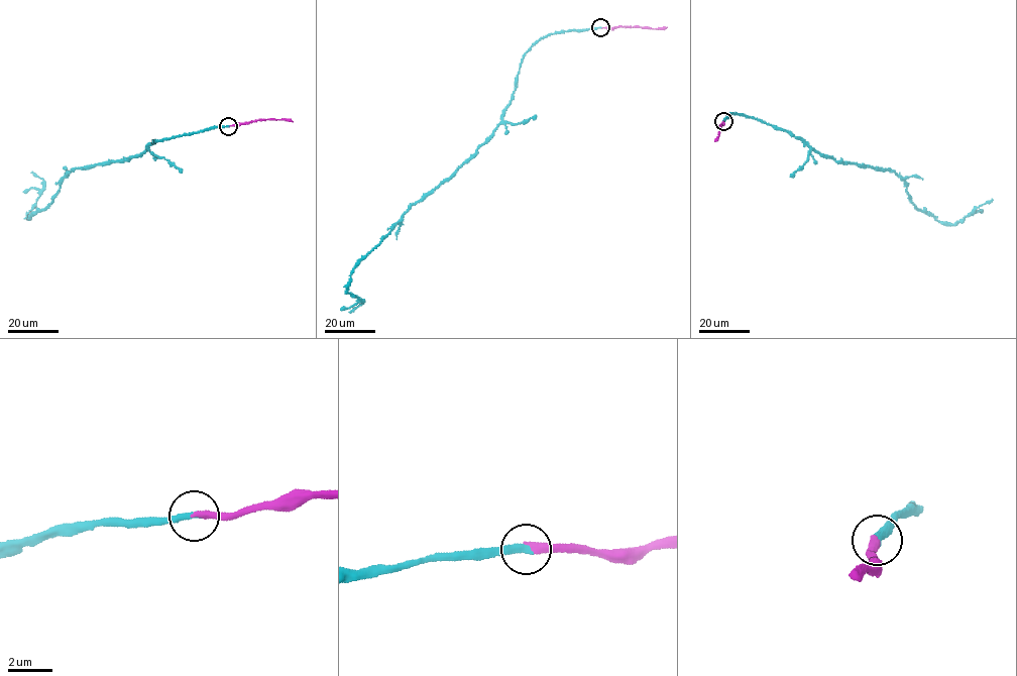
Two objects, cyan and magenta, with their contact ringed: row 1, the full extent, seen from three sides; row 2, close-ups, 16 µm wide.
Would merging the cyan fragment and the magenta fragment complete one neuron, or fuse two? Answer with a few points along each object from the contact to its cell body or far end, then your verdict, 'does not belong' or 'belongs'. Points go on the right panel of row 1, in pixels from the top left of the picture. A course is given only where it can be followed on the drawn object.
course cyan (723, 121), (740, 114), (838, 161), (888, 170), (905, 181), (912, 205), (940, 222), (954, 225), (992, 199); course magenta (722, 121), (714, 141); belongs

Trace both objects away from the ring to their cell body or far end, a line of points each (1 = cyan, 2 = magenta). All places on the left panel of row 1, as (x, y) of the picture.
1: (228, 125), (153, 140), (126, 160), (76, 168), (51, 204), (29, 219), (43, 183), (31, 172)
2: (228, 126), (271, 119), (293, 121)

